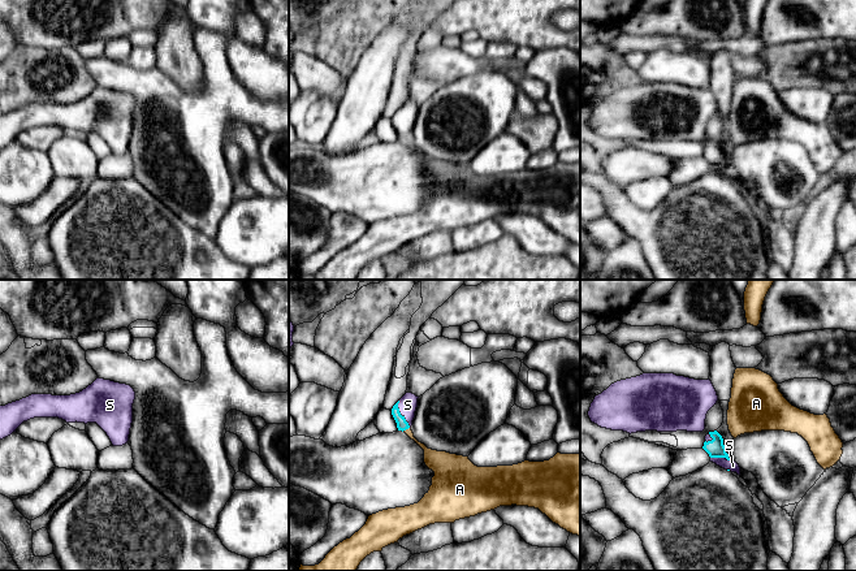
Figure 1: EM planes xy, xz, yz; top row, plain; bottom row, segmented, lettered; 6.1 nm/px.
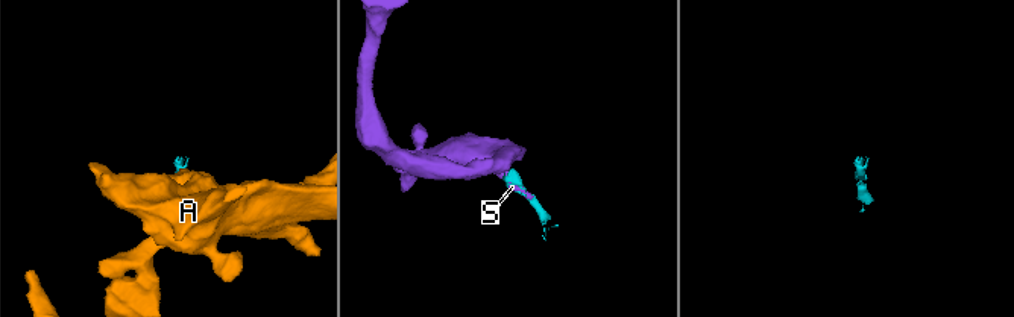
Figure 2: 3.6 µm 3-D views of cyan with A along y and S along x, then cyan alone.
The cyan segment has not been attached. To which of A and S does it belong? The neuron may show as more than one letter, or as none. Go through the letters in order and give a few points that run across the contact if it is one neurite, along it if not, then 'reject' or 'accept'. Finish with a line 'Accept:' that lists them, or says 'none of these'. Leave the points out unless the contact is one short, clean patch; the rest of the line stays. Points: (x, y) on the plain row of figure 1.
A: line xz (409, 135), (402, 139); reject
S: line xz (402, 133), (400, 122), (407, 113); accept
Accept: S

